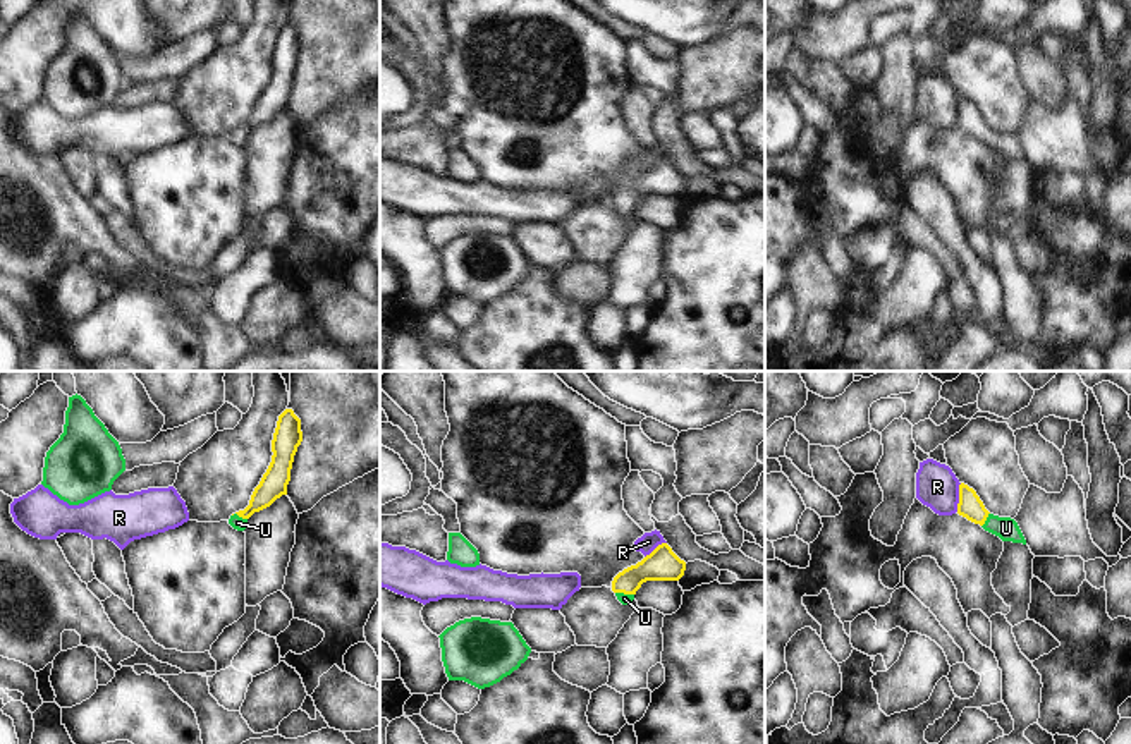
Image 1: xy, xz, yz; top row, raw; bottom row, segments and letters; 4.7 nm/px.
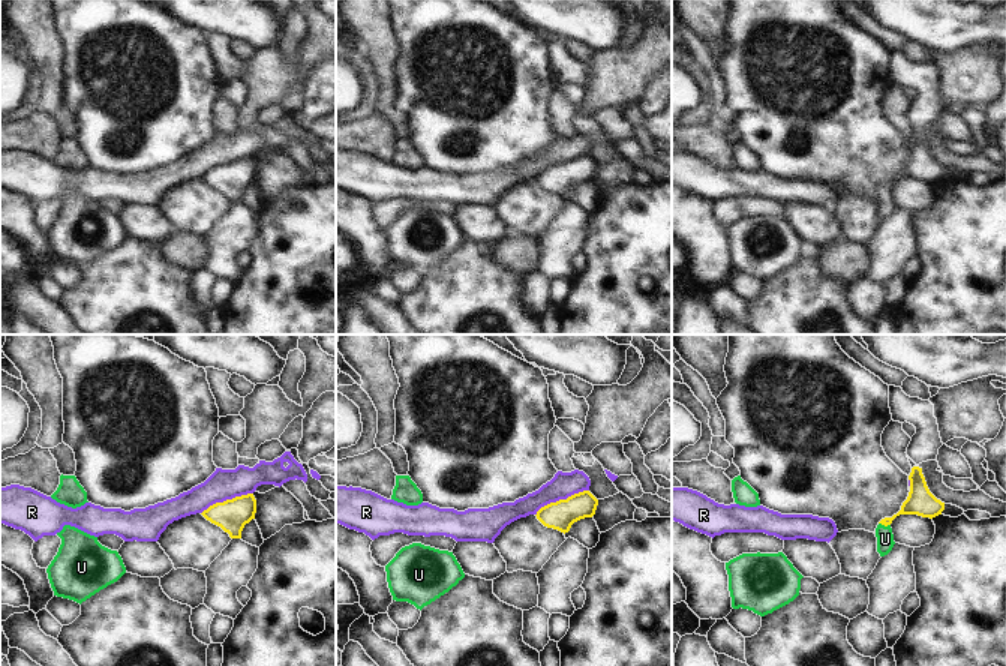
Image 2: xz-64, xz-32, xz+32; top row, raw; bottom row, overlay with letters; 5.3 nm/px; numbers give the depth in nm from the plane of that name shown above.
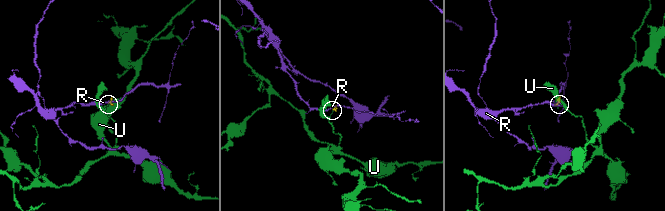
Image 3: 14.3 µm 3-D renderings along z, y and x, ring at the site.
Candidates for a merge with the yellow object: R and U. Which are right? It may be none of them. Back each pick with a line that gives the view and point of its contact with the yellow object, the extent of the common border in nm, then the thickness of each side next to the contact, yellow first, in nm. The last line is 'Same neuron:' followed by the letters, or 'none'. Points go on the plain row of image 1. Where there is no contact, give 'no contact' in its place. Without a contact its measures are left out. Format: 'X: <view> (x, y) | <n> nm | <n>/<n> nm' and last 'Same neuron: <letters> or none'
U: xy (239, 131) | 80 nm | 130/70 nm
Same neuron: U

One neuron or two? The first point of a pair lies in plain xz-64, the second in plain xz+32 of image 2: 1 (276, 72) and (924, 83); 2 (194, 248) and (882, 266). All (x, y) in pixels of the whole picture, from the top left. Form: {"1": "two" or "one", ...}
{"1": "two", "2": "two"}

